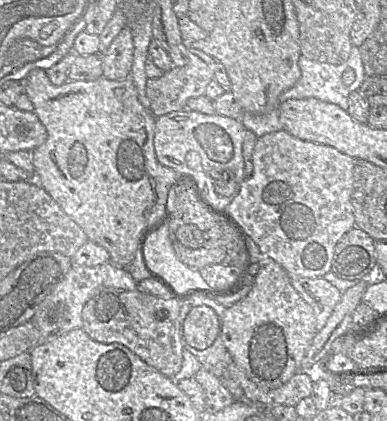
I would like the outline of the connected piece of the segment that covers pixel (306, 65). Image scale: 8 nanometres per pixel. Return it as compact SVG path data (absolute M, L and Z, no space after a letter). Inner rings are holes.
M354 47L351 50L349 58L341 64L319 63L300 56L298 66L301 71L298 81L280 96L280 102L289 99L316 98L323 102L328 102L341 107L344 110L348 108L349 94L357 91L366 77L364 62L362 59L360 47ZM348 69L355 72L355 81L351 85L346 85L343 80L343 74Z

